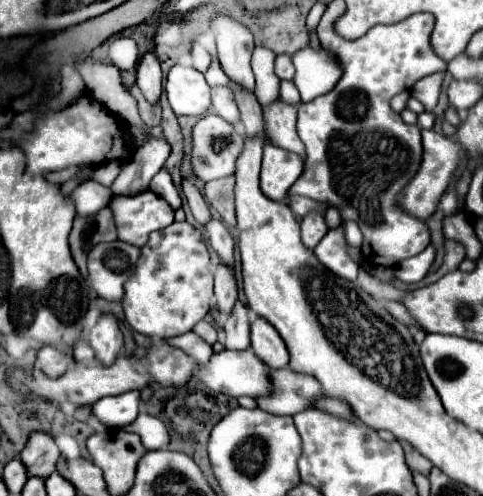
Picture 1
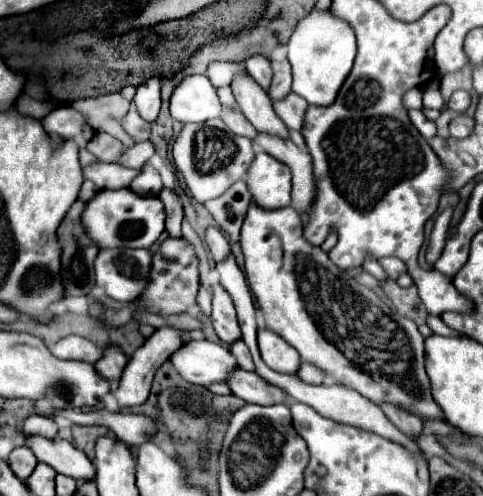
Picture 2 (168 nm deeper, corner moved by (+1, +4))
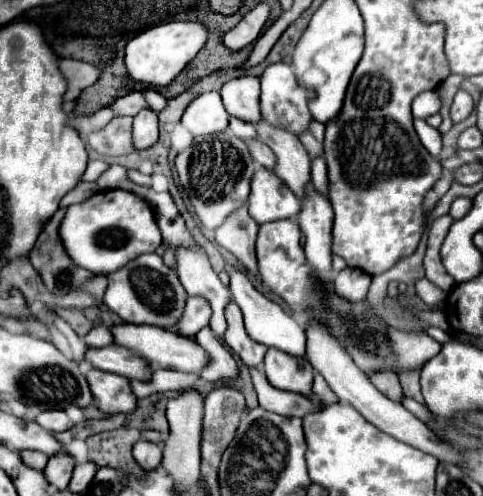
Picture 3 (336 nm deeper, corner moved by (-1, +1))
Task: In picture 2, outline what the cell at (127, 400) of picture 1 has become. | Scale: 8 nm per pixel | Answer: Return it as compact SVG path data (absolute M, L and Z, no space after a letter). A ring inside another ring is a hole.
M160 327L154 331L154 335L150 335L144 345L130 357L126 369L124 369L124 375L116 387L116 399L118 399L118 405L120 407L134 407L134 405L142 405L146 399L148 399L148 393L150 393L150 385L152 385L152 379L154 379L154 373L158 371L158 367L168 361L168 357L180 347L184 345L184 335L186 331L182 329L174 329L174 327Z

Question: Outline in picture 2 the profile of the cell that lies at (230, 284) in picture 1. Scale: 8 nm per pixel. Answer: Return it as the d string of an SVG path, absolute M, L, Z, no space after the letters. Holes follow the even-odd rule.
M220 283L212 287L212 293L214 293L214 301L212 301L210 319L212 319L214 331L224 343L232 345L232 343L236 343L236 339L242 339L242 331L240 331L238 319L236 319L236 309L234 309L232 297Z

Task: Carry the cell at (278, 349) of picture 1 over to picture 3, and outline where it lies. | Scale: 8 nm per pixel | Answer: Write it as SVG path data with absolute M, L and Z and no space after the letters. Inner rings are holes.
M268 348L264 358L264 372L270 384L280 390L290 390L296 394L310 394L312 390L314 368L306 358L296 358L282 350Z

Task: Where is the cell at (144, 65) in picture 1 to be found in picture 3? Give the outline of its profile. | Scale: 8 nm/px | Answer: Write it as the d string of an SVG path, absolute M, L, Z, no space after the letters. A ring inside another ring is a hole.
M142 108L134 116L134 146L138 150L144 150L152 146L158 140L158 112L152 108Z

